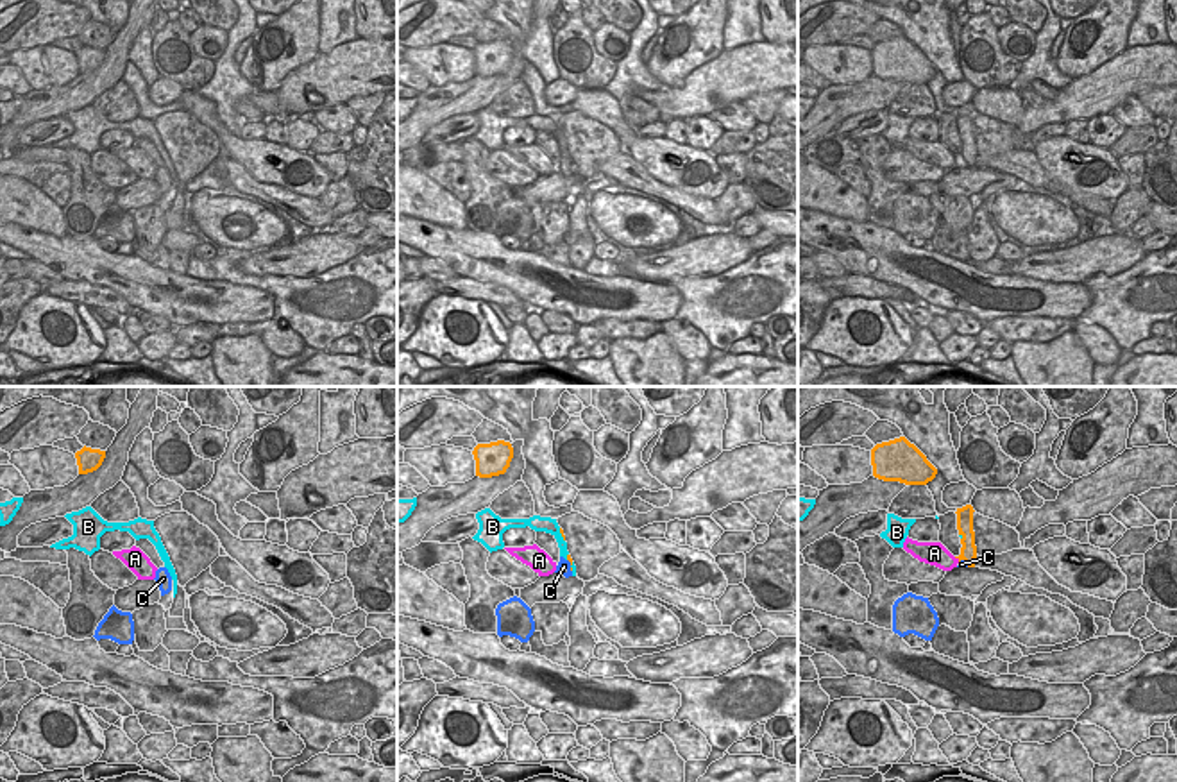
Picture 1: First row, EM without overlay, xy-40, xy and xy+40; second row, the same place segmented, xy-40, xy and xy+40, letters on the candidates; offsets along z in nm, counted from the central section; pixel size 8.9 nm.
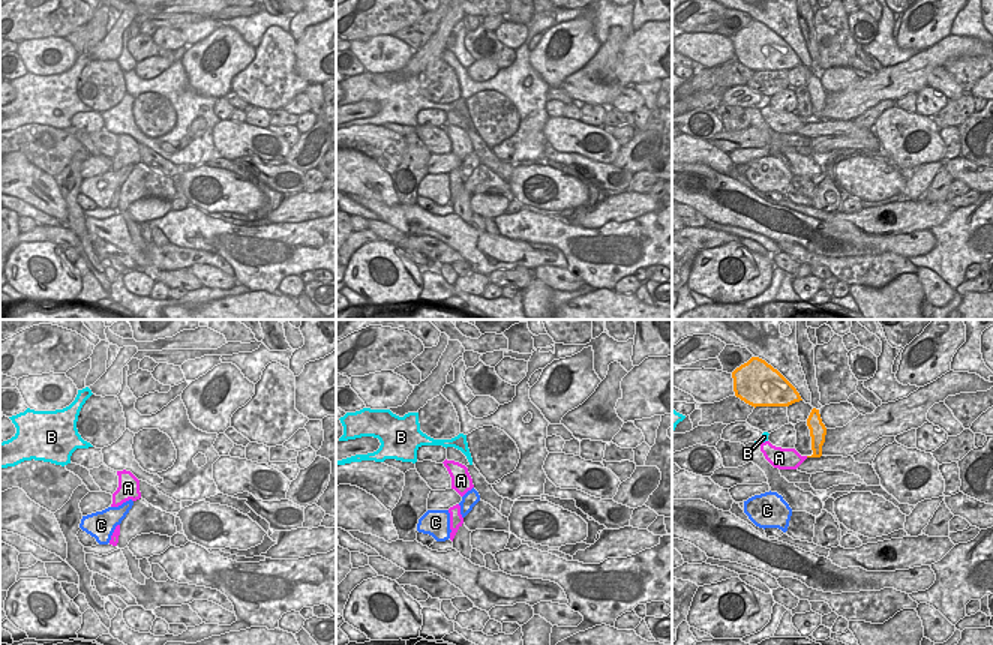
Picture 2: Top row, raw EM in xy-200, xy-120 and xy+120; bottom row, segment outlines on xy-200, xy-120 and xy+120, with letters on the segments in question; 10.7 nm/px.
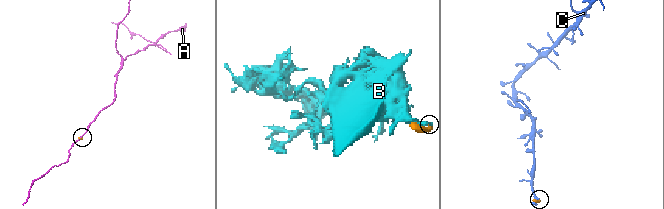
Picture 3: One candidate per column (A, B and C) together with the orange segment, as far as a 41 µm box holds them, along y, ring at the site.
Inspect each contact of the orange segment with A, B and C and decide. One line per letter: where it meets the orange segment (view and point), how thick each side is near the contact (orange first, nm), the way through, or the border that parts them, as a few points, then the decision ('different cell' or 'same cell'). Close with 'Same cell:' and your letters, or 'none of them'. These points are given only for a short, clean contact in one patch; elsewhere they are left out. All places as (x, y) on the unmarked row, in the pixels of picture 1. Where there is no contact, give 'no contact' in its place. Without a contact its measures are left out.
A: meets orange in xy+40 at (957, 156); 160 nm thick on the orange side, 220 nm on the other; border along xy+40 (954, 156), (959, 160); different cell
B: meets orange in xy at (562, 135); 30 nm thick on the orange side, 140 nm on the other; different cell
C: meets orange in xy+40 at (965, 160); 160 nm thick on the orange side, 60 nm on the other; same cell
Same cell: C

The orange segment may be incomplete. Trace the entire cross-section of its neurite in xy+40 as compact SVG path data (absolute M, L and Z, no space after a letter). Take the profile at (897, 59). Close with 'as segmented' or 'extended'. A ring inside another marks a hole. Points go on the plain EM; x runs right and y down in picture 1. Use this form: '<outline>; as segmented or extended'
M905 36L876 43L871 48L873 75L905 84L927 84L937 68Z; as segmented

